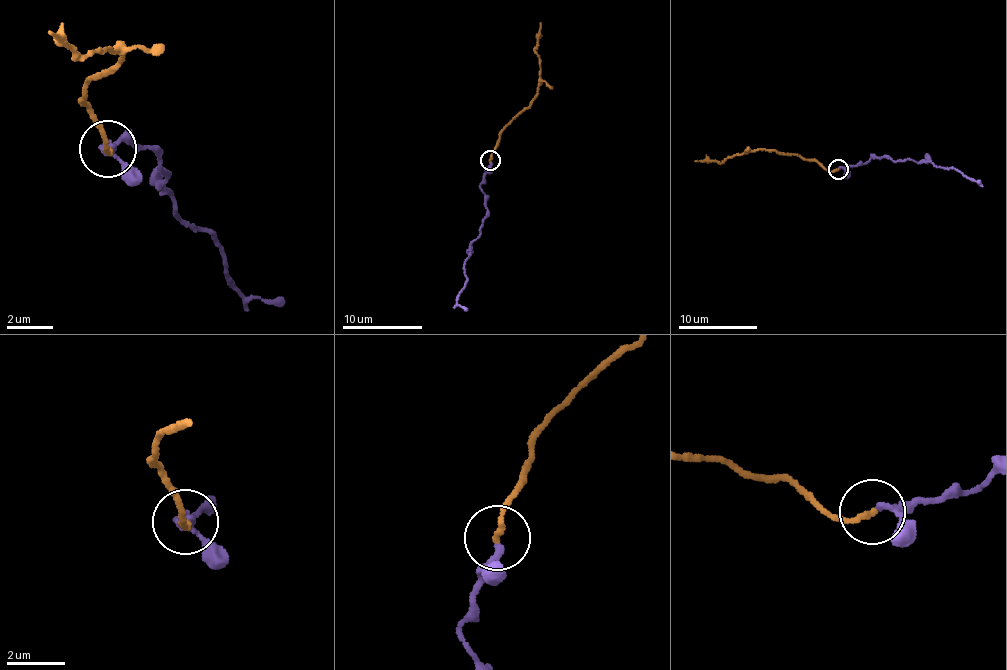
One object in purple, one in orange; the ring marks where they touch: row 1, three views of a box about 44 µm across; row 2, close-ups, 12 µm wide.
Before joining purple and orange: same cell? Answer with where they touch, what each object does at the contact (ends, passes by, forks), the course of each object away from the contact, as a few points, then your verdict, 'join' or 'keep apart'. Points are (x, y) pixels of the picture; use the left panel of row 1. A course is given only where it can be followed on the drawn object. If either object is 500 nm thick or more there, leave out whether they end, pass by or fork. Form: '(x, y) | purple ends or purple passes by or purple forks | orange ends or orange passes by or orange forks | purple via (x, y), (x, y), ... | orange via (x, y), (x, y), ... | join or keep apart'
(108, 149) | purple passes by | orange ends | purple via (110, 148), (154, 148), (176, 217), (216, 238), (240, 289), (284, 296) | orange via (110, 148), (101, 148), (80, 104), (91, 79), (124, 52), (54, 43), (50, 32) | join

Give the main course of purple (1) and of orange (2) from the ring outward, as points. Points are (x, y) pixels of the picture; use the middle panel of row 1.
1: (491, 161), (479, 187), (487, 215), (464, 263), (466, 283), (457, 303), (467, 311)
2: (491, 161), (499, 133), (536, 94), (540, 75), (536, 33), (540, 23)

